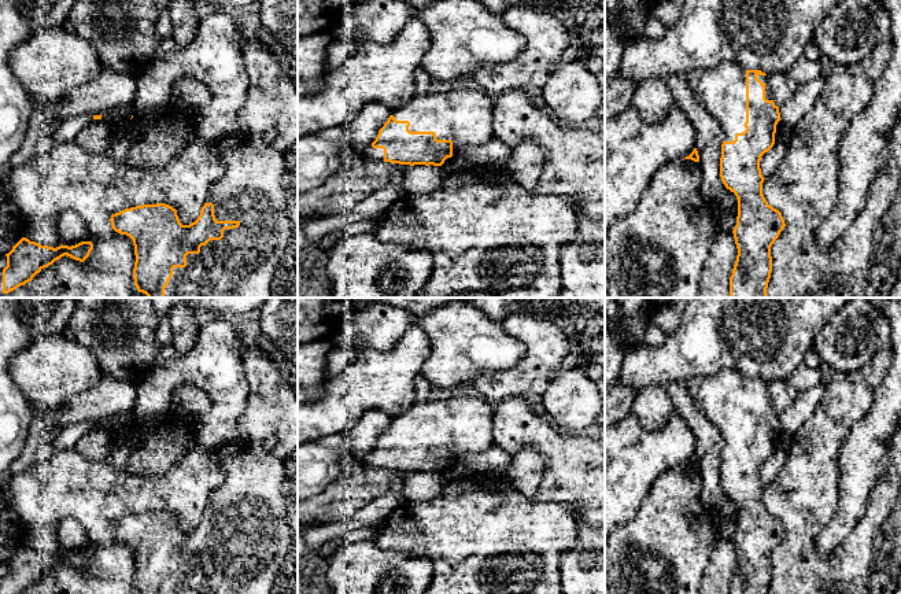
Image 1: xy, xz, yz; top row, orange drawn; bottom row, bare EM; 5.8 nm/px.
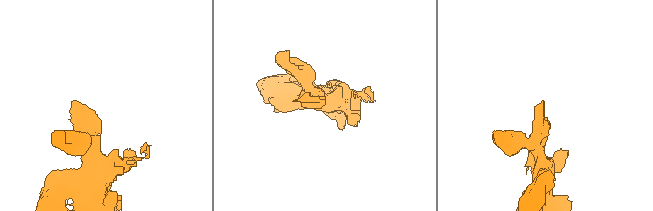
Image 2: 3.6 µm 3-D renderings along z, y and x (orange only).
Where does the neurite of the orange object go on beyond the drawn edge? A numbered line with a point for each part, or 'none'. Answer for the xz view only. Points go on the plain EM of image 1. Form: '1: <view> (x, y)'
1: xz (465, 424)
2: xz (372, 461)

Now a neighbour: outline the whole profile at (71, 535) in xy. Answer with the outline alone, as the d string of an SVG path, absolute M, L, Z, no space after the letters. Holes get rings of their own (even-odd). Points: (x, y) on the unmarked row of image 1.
M64 519L58 523L56 536L62 551L69 554L84 549L88 543L86 531L73 519Z

